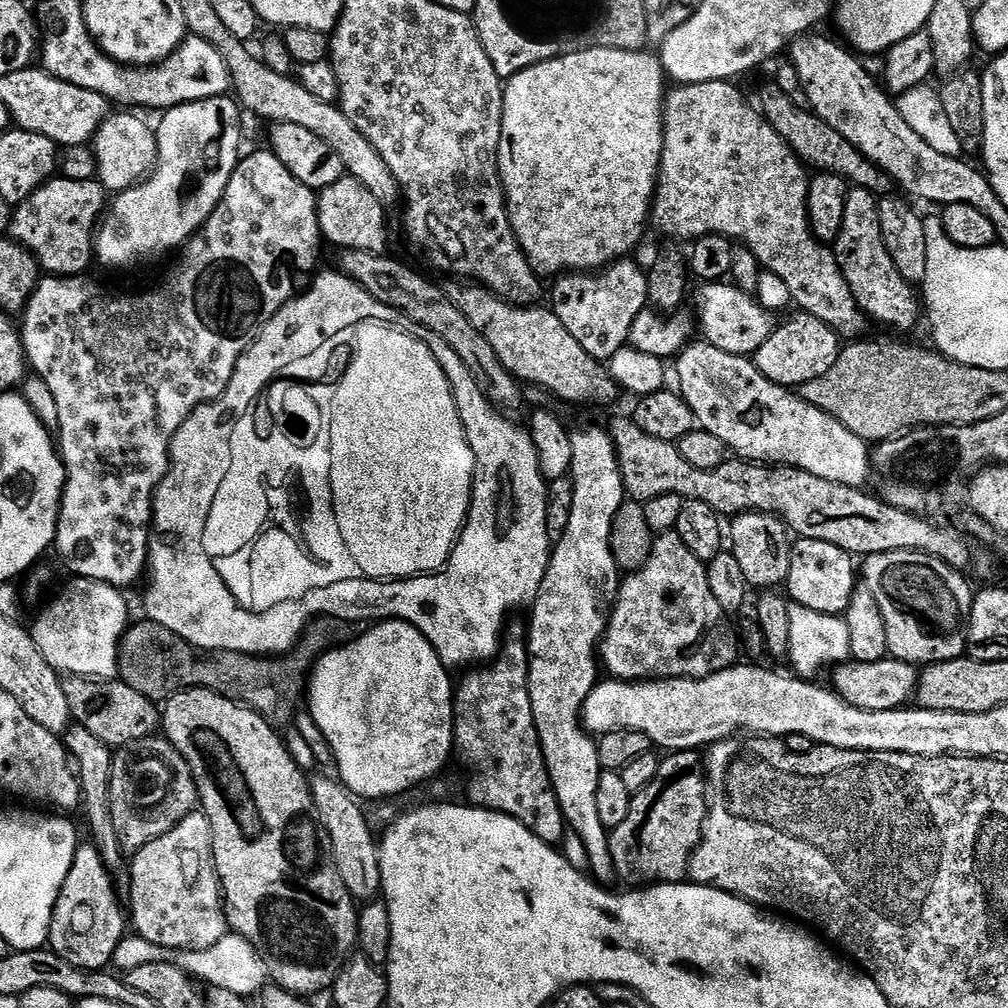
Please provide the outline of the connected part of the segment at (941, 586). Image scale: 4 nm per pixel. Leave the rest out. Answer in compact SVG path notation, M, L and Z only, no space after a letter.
M883 552L867 557L862 564L862 584L874 594L878 610L886 622L886 642L891 659L927 666L947 660L958 660L966 652L968 615L972 613L974 588L964 581L965 573L950 567L925 552Z

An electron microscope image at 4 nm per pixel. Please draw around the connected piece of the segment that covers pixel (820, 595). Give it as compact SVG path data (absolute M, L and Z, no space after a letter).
M797 539L792 545L792 557L790 558L790 570L786 581L787 595L791 603L806 606L806 610L821 612L827 616L838 616L844 613L846 606L850 606L850 598L858 587L858 568L854 565L852 553L842 550L838 546L830 546L830 542L818 542L817 540Z

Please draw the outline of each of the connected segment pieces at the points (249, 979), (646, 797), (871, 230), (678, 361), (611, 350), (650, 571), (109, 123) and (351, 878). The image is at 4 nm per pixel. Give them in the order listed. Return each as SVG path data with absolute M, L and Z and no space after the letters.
M229 931L214 946L206 950L182 950L181 948L163 948L154 942L146 942L146 938L135 934L125 935L122 942L118 942L118 950L114 950L112 964L115 971L127 974L138 970L138 966L147 964L170 963L176 968L182 969L194 980L203 982L208 988L221 988L231 990L234 994L245 998L255 997L269 983L268 965L263 956L252 943L242 938L238 933Z
M699 751L674 752L665 755L658 766L658 774L650 786L633 795L630 814L626 814L622 826L611 829L608 841L610 854L616 863L616 875L622 881L633 880L636 886L651 886L655 883L681 883L688 873L692 852L700 844L704 822L708 815L707 783Z
M849 187L842 230L838 230L838 238L834 241L836 261L858 306L869 321L876 323L877 320L888 328L908 332L919 320L921 323L922 300L917 289L906 278L902 278L902 274L898 274L894 260L886 250L878 218L879 209L877 193L865 188Z
M693 342L675 357L674 364L676 380L680 383L678 391L690 410L694 410L697 425L714 434L714 438L718 438L733 457L765 466L800 468L818 478L826 478L826 482L838 482L851 488L864 488L867 480L869 483L869 441L846 430L846 426L830 414L810 406L793 389L770 382L770 378L758 370L755 359L726 354L726 350L718 350L718 346L707 342Z
M625 258L595 272L568 272L557 280L560 281L553 286L552 292L550 288L552 312L562 318L562 326L570 330L586 354L607 362L628 344L634 318L649 307L647 271L643 267L640 269L632 258Z
M673 530L661 532L652 541L652 553L646 562L646 566L639 568L637 572L627 573L623 577L620 592L616 595L616 602L612 605L612 614L608 618L608 628L604 631L604 638L600 641L598 649L598 660L601 665L608 667L607 675L614 680L673 680L674 678L706 678L710 674L718 674L718 670L726 670L737 663L736 656L736 636L732 633L732 628L728 625L729 617L718 606L714 594L710 594L710 582L708 581L708 569L705 561L694 558L690 554L686 542L678 538L678 534Z
M132 110L113 111L90 141L92 153L96 156L96 179L109 194L133 188L156 167L158 158L156 129L140 116L143 115Z
M313 775L310 780L312 797L320 815L322 826L332 845L332 857L338 866L338 874L342 874L342 882L346 882L346 890L350 890L352 899L357 902L371 902L381 895L380 891L380 853L378 840L368 826L364 817L361 801L353 796L339 779L328 776Z

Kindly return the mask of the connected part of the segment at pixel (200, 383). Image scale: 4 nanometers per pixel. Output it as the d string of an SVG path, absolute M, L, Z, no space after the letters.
M263 150L264 152L252 152L243 157L240 163L236 165L234 174L230 178L230 182L226 186L224 196L220 200L219 206L210 214L210 218L200 229L196 231L196 235L184 245L179 253L180 261L173 266L168 272L168 277L161 282L157 288L148 288L145 292L111 292L108 288L103 288L100 284L95 284L92 280L84 280L83 275L79 276L53 276L45 275L40 283L36 285L34 294L28 299L28 304L22 313L24 319L24 328L22 324L22 339L24 341L24 351L26 353L27 363L30 365L31 371L35 375L42 378L42 382L46 382L46 386L50 386L51 392L54 394L54 402L58 402L58 451L60 458L64 462L65 468L68 469L68 477L64 483L64 497L60 503L60 517L58 518L58 526L56 527L56 543L55 551L60 551L60 556L64 559L66 567L72 571L71 575L76 578L85 580L97 580L98 582L106 582L121 590L128 590L131 584L136 584L140 580L140 575L145 575L148 568L148 537L152 528L152 498L156 488L162 481L164 475L168 473L168 465L170 463L170 449L172 447L172 439L176 431L182 426L182 422L186 422L186 418L190 418L190 414L199 404L208 404L212 400L222 395L230 386L230 378L234 374L234 366L238 366L238 358L256 341L260 332L268 325L270 318L274 318L274 314L278 314L278 310L282 310L282 306L292 299L296 288L296 272L312 272L317 271L316 263L320 260L320 244L322 245L322 237L320 234L320 223L318 222L318 214L316 213L317 193L313 189L302 186L302 182L298 178L294 178L294 174L290 174L290 170L286 170L286 166L282 166L282 162L278 162L278 158L271 150Z

